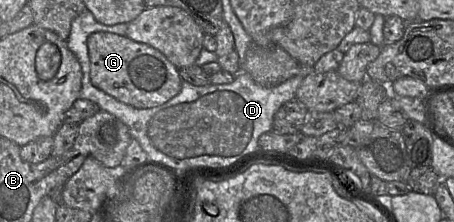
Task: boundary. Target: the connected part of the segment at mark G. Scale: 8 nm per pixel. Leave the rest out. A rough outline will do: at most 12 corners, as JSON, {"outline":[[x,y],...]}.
{"outline":[[127,36],[87,39],[92,84],[138,109],[181,90],[178,69]]}

